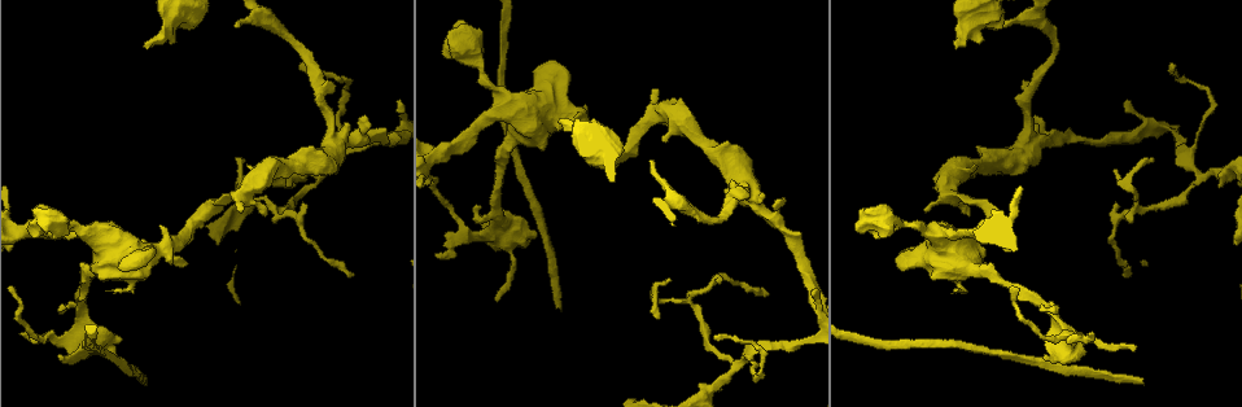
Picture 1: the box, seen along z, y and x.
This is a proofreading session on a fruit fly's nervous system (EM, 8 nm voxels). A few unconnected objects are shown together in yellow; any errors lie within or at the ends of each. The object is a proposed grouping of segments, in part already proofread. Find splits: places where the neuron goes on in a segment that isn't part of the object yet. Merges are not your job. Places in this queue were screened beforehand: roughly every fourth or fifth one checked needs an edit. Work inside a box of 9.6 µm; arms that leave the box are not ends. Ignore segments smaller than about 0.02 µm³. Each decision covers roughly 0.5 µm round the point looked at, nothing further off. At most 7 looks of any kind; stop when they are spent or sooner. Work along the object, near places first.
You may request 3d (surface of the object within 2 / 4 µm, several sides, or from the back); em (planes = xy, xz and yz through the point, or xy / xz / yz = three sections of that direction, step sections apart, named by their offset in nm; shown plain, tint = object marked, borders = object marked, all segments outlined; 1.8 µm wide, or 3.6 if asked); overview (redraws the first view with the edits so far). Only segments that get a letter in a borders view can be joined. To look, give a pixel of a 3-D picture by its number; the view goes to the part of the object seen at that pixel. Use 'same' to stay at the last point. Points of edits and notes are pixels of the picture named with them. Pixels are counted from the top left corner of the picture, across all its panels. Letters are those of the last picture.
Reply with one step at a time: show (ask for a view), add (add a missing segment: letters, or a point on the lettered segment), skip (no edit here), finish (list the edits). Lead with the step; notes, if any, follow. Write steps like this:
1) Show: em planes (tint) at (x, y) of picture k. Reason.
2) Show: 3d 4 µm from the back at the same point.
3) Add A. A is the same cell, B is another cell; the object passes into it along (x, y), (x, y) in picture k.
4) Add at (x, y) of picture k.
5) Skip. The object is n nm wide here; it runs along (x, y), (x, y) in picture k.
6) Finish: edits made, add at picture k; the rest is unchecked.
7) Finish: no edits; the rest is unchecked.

Show: em planes (borders) at (561, 308) of picture 1. Branch stops here.

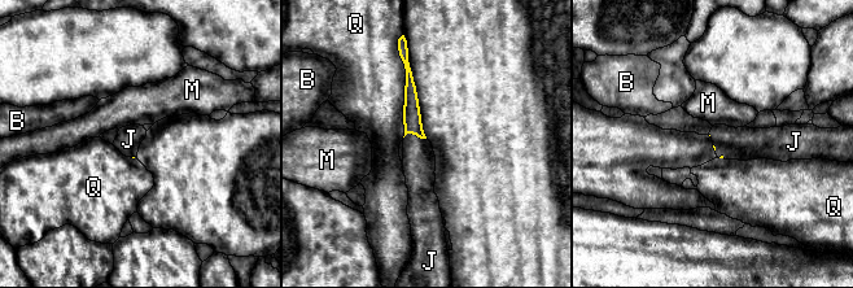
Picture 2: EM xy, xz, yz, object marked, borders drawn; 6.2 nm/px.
Add J. The longest contact is with Q, 500 nm; J is the same cell, B, M and Q are other cells; the neuron continues.

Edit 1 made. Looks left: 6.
Show: em xy step 8 (borders) at (561, 119) of picture 1. Branch stops here.

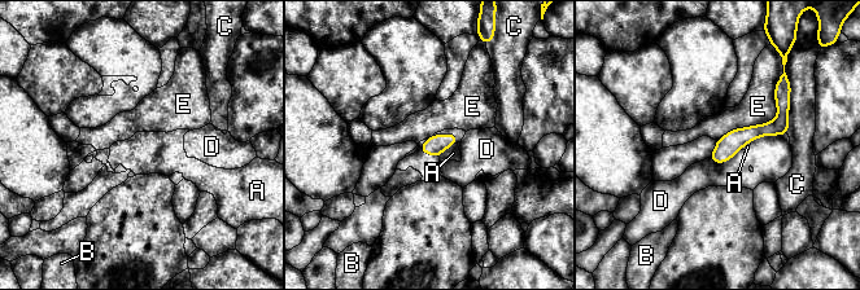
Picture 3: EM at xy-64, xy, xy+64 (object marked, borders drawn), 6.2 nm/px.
Show: em planes (borders) at the same point.

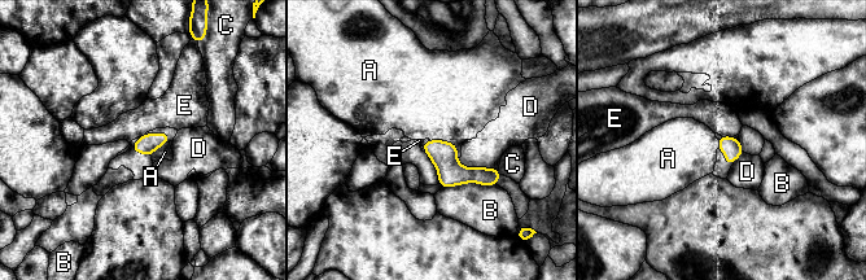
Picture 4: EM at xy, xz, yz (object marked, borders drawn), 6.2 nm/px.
Skip. A, B, C, D and E are other cells; a border runs along (429, 139), (451, 141), (458, 158) in picture 4; no lettered segment goes on from it.

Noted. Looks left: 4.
Show: em xy step 16 (tint) at (1133, 209) of picture 1.

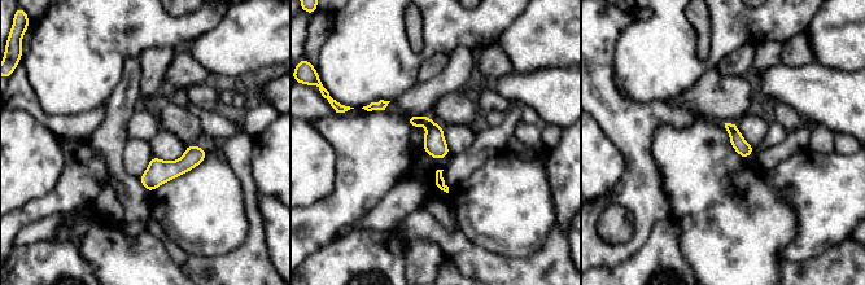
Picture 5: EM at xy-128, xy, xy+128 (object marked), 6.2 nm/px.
Show: em xz step 16 (borders) at the same point. Another direction.

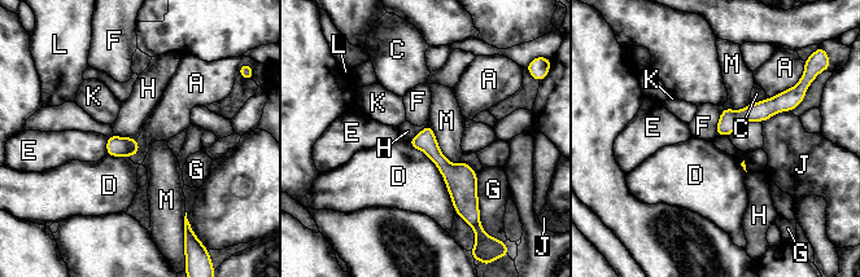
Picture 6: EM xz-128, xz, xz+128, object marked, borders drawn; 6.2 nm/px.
Skip. The object is 110 nm wide here; A, C, D, E, F, G, H, J, K, L and M are other cells; it runs along (427, 130), (466, 203) in picture 6; none of them fits.

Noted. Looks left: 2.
Finish: edits made, add at picture 2; the rest is unchecked.

